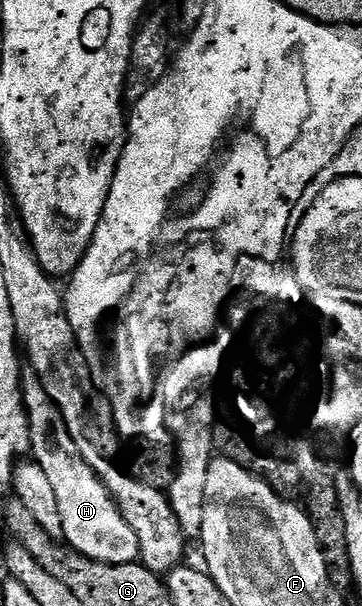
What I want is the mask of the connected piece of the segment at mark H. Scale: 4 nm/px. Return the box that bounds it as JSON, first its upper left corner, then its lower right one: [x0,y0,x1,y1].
[22,371,139,567]

